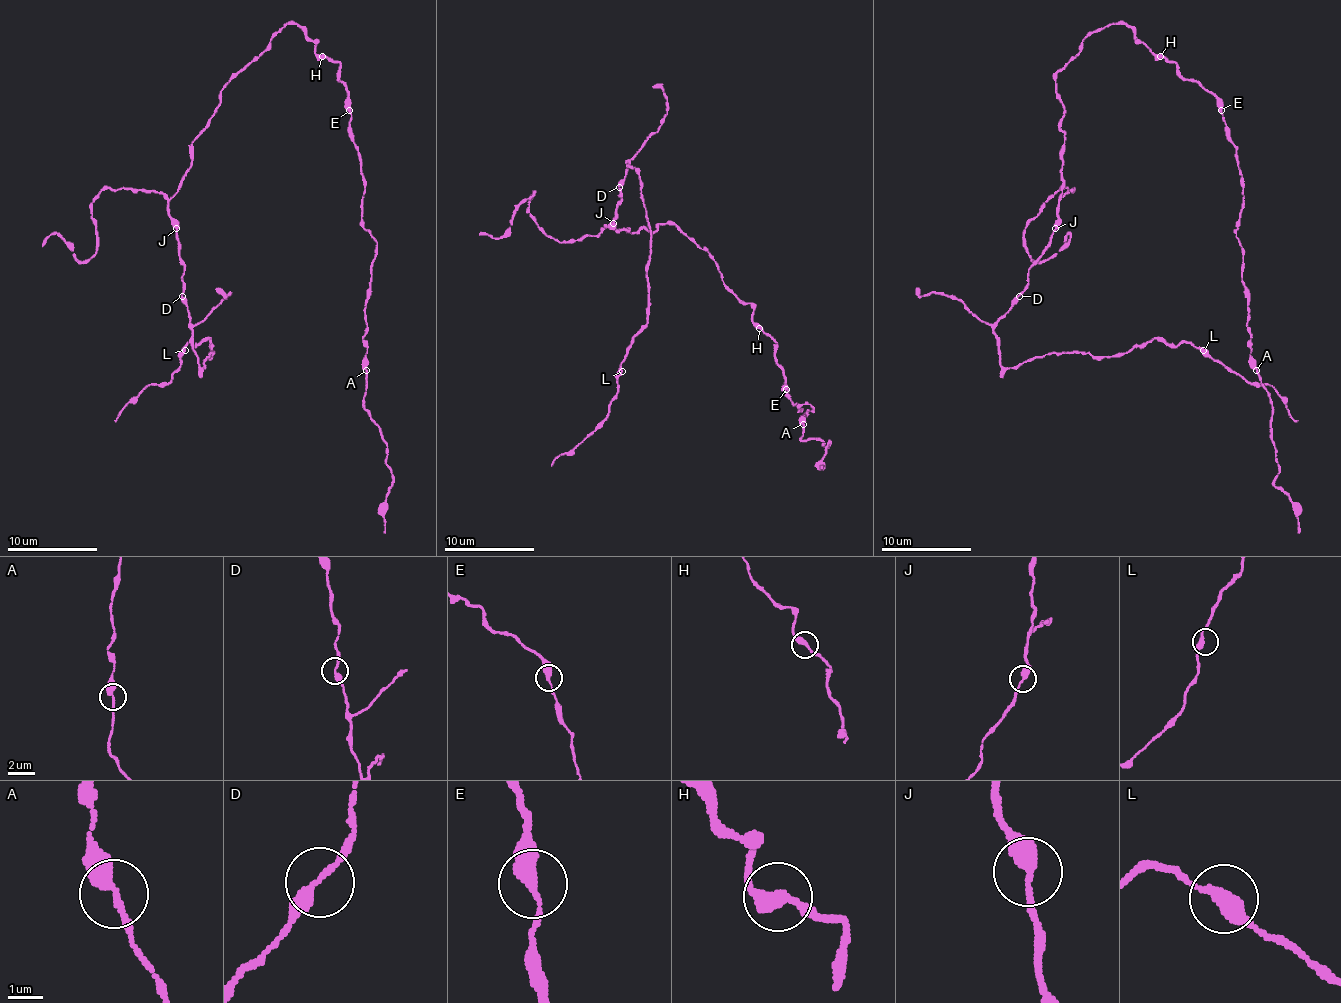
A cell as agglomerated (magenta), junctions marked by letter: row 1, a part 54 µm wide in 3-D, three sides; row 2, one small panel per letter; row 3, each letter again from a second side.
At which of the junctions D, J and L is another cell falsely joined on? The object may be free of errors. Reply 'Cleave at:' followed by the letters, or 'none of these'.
Cleave at: none of these

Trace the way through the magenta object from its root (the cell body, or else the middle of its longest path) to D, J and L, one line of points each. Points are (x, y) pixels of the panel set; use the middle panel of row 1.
D: (681, 232), (667, 223), (661, 223), (654, 232), (604, 227), (616, 218), (616, 205), (620, 200), (618, 187)
J: (681, 232), (667, 223), (661, 223), (654, 232), (604, 227), (613, 223)
L: (681, 232), (604, 227), (629, 162), (649, 261), (647, 324), (622, 371)

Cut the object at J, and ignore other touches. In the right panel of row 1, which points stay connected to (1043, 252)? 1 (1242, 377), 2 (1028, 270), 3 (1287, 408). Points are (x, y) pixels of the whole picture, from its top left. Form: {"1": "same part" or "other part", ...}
{"1": "same part", "2": "same part", "3": "same part"}

